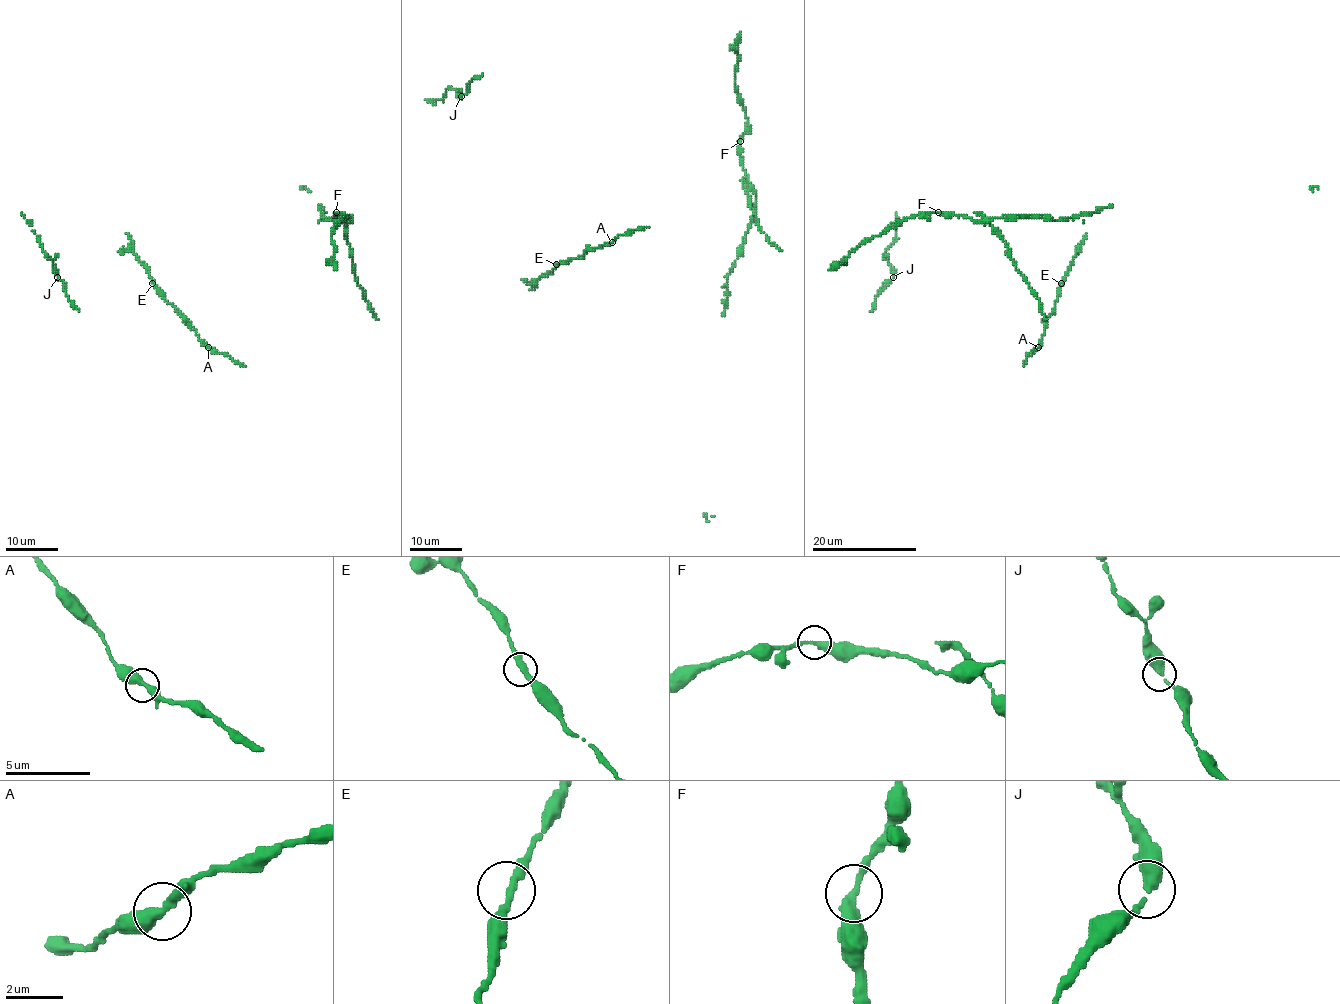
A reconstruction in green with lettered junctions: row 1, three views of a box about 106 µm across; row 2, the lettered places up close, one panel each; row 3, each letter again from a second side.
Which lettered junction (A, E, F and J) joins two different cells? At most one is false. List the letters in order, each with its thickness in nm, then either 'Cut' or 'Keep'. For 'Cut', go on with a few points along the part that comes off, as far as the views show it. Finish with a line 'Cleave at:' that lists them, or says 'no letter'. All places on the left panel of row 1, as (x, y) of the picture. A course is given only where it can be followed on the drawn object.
A: Thickness 360 nm. Keep
E: Thickness 320 nm. Keep
F: Thickness 360 nm. Keep
J: Thickness 360 nm. Keep
Cleave at: no letter

